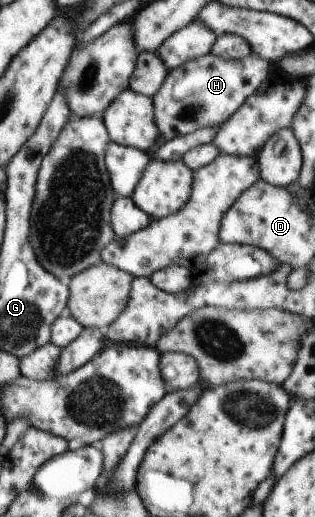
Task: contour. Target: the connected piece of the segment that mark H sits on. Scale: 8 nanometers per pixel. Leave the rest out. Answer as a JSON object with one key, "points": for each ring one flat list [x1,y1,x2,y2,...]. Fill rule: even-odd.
{"points":[[253,52,240,60,223,59,210,53,170,70,152,98,155,121,162,139,159,138,151,154,176,137,192,134,195,130,216,128,228,122,267,81,273,71,271,63]]}

